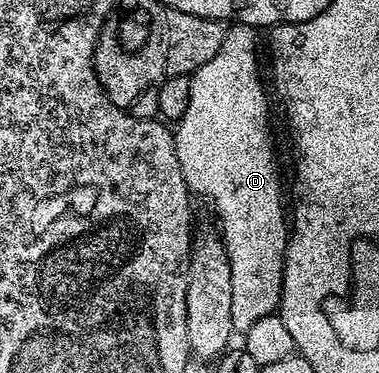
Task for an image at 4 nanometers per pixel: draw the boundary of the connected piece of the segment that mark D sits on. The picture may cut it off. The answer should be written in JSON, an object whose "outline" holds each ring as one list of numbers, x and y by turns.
{"outline":[[239,23,225,28,222,44,210,63,202,63,202,67,191,74,190,104,174,129,178,163,189,194,205,197,220,220,218,232,224,238,224,250,228,252,230,287,234,295,230,315,232,328,236,331,254,327,258,319,273,316,279,310,284,252,288,249,290,236,289,215,300,192,301,152,296,125,291,125,287,119,268,121,268,101,258,79,256,33,253,26]]}

